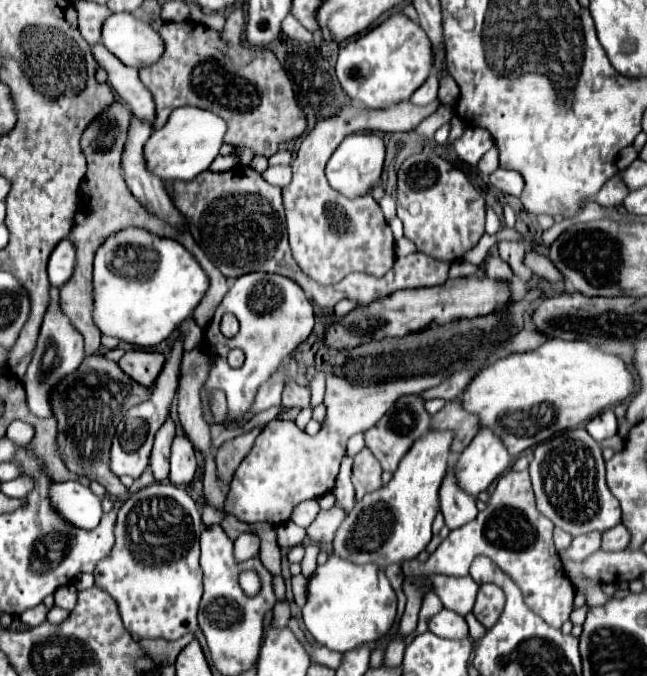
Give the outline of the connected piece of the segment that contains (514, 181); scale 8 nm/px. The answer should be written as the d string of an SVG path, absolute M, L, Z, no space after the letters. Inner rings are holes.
M498 168L490 174L490 182L504 194L510 194L510 196L520 196L522 192L522 186L524 186L524 180L518 172L514 170L504 170L504 168Z

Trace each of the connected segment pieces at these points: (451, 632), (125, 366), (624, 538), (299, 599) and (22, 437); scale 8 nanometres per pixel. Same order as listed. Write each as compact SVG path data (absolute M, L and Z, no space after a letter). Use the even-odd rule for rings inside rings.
M442 608L438 614L428 618L428 630L440 638L466 638L468 636L466 620L448 608Z
M128 350L120 360L118 366L124 374L128 374L140 386L152 386L156 376L162 370L164 356L156 352L142 352L142 350Z
M618 524L610 530L606 530L602 534L602 548L616 552L616 550L624 550L630 544L630 530L626 530L626 526Z
M302 574L292 577L293 600L300 607L303 607L307 600L307 584L308 582Z
M16 420L8 426L8 434L6 434L10 440L16 440L20 444L28 444L32 438L34 438L34 428L28 424L28 422L22 422L22 420Z

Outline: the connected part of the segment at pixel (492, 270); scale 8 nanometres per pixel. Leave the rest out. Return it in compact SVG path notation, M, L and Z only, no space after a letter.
M486 256L484 262L482 262L482 268L484 268L484 274L490 276L490 278L500 278L500 280L506 280L510 282L512 280L512 270L506 262L502 262L498 256Z

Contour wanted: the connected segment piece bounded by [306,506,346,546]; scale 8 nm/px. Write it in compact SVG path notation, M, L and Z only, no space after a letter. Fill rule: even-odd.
M334 506L330 510L324 510L316 516L316 520L306 528L308 538L316 544L330 544L334 540L334 534L340 526L340 522L344 522L346 512L340 506Z

